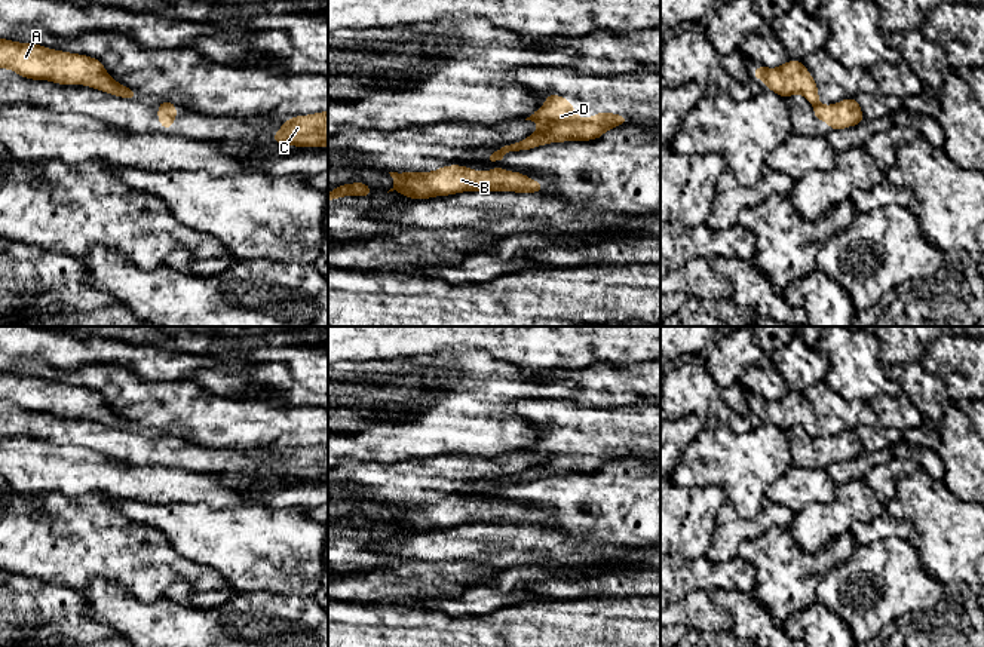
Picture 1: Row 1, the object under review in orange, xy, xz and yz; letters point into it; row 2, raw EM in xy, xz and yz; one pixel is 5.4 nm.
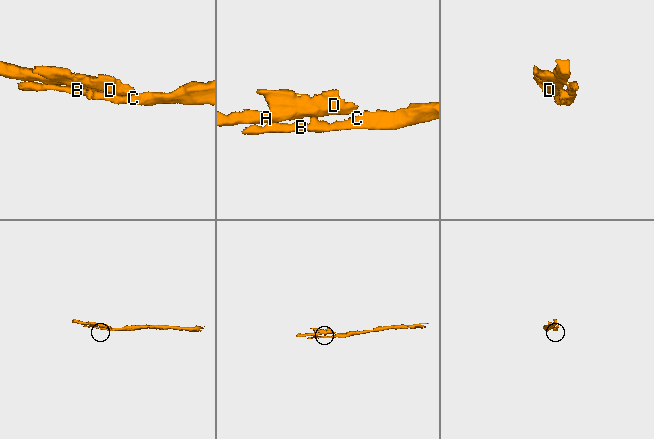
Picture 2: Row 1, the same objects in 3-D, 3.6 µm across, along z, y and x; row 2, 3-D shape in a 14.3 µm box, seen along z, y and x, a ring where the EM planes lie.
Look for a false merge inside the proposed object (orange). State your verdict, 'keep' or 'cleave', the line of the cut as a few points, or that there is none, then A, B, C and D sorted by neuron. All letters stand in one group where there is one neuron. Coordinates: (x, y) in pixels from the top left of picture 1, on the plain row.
cleave; cut in yz along (818, 435), (815, 438); A D / B C

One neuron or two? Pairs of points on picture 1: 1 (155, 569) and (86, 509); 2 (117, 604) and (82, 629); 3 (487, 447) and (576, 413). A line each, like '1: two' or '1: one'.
1: one
2: two
3: two

